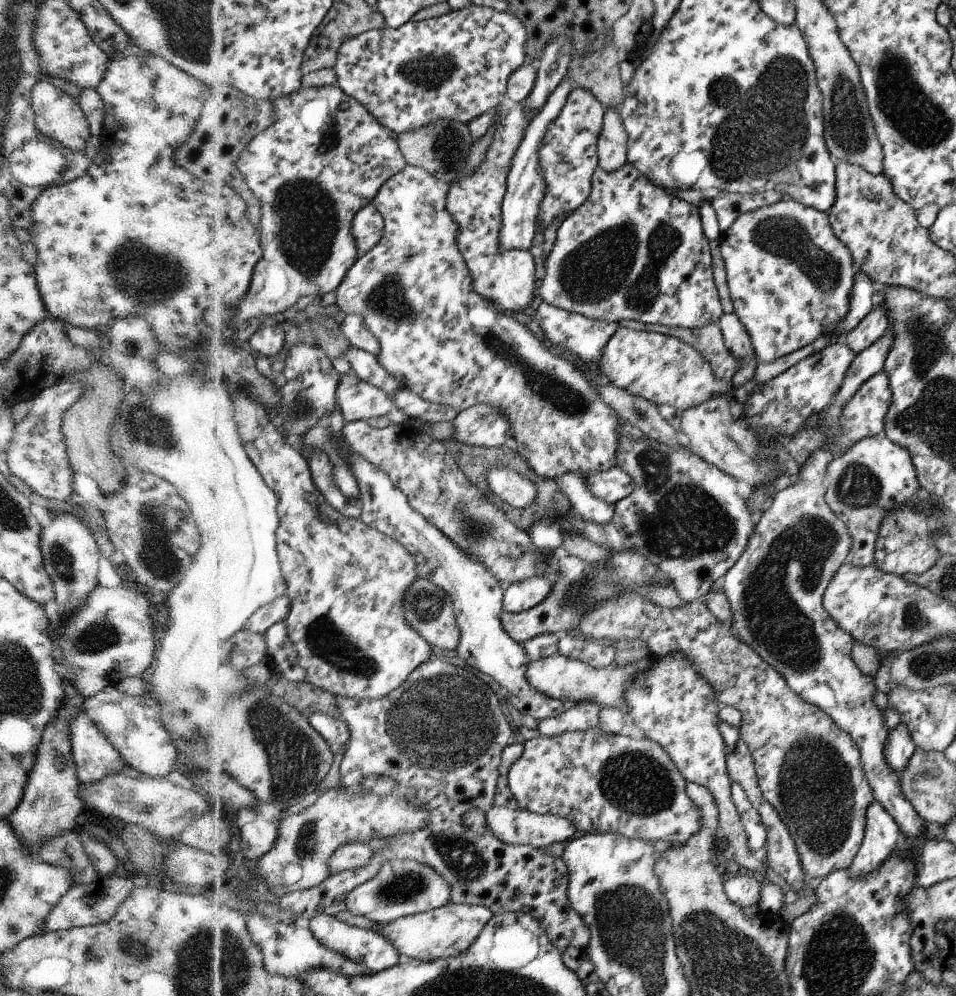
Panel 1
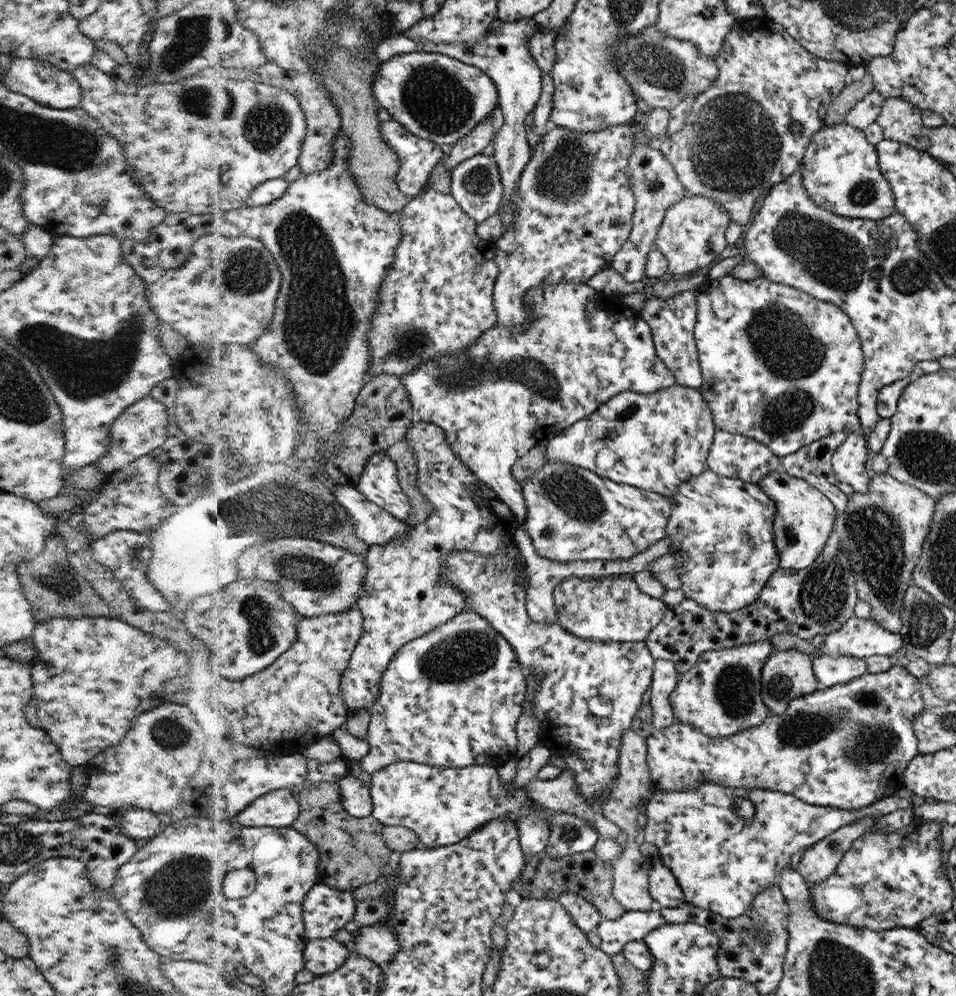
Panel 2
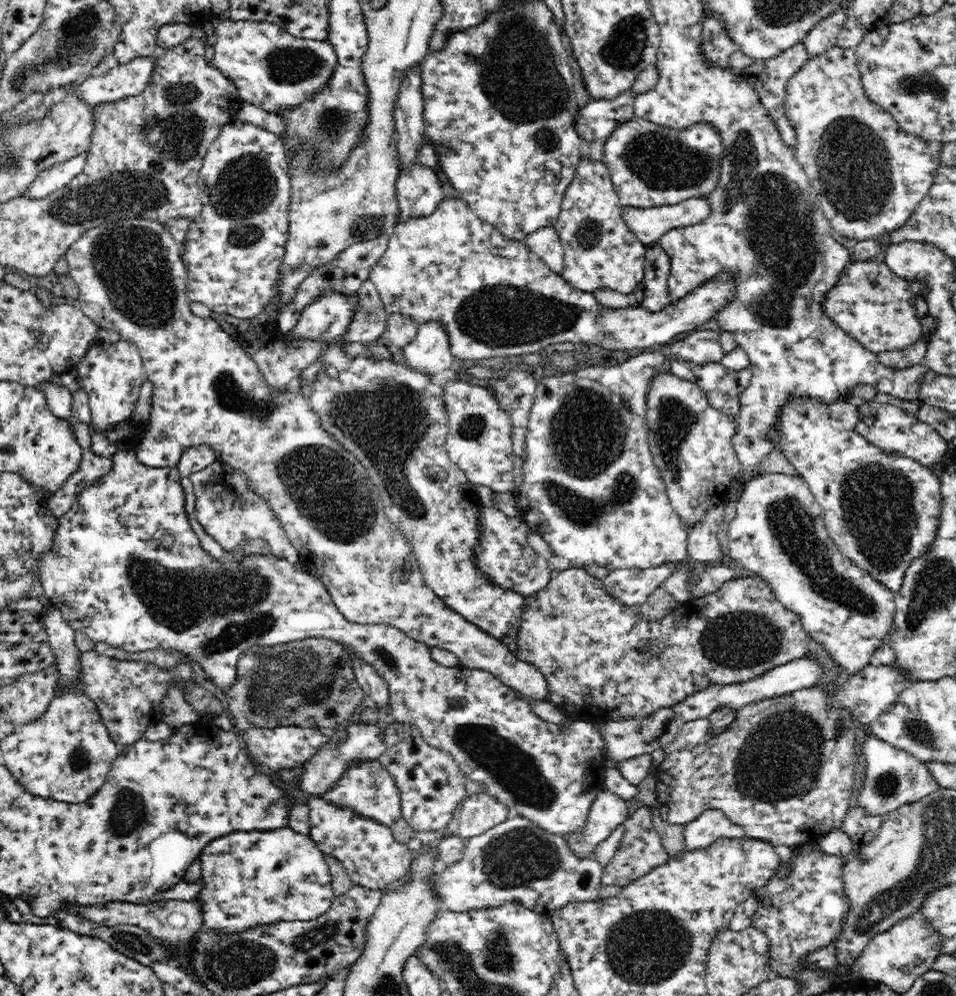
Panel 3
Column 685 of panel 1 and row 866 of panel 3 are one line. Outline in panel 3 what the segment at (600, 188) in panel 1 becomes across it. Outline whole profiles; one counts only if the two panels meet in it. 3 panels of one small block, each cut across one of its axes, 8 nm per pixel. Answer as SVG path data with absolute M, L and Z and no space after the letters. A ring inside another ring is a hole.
M288 826L274 831L235 831L233 834L222 835L221 838L212 840L200 856L203 876L198 883L196 893L198 902L202 905L203 926L210 929L211 932L230 934L244 932L244 930L249 930L258 925L276 925L282 921L306 922L317 919L319 915L330 909L332 900L335 898L330 868L327 866L325 856L324 853L318 851L317 844L309 838L309 835L298 833Z

